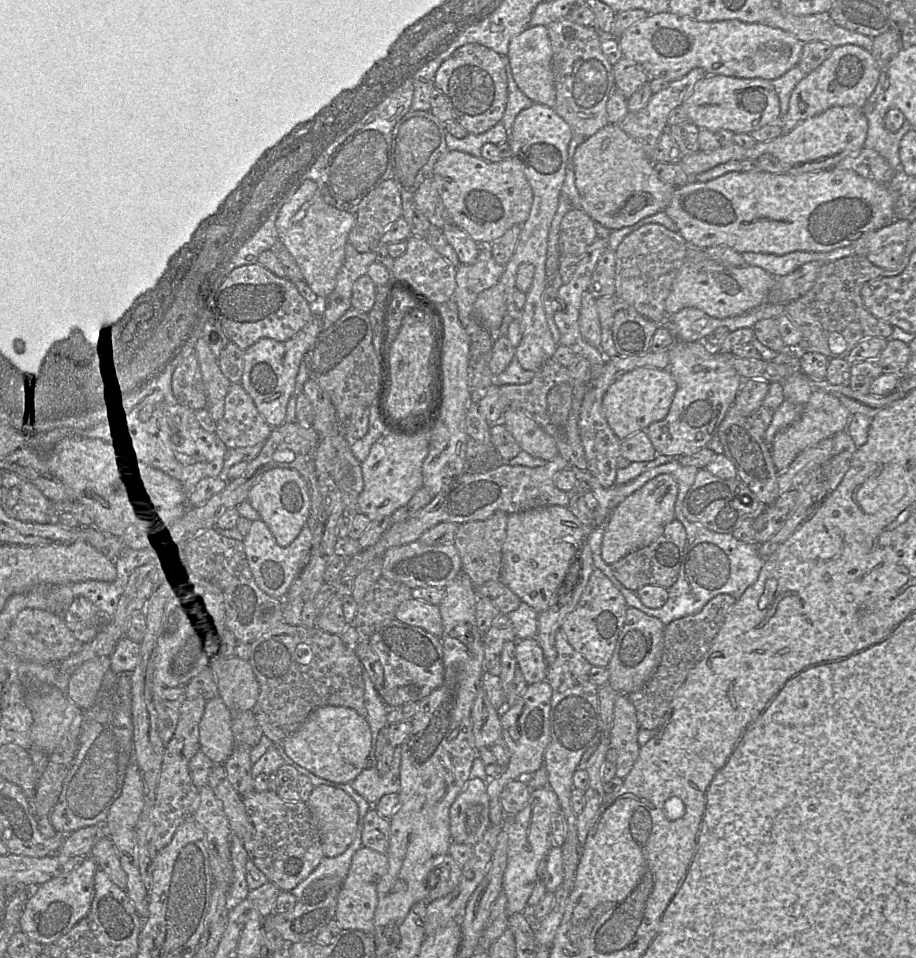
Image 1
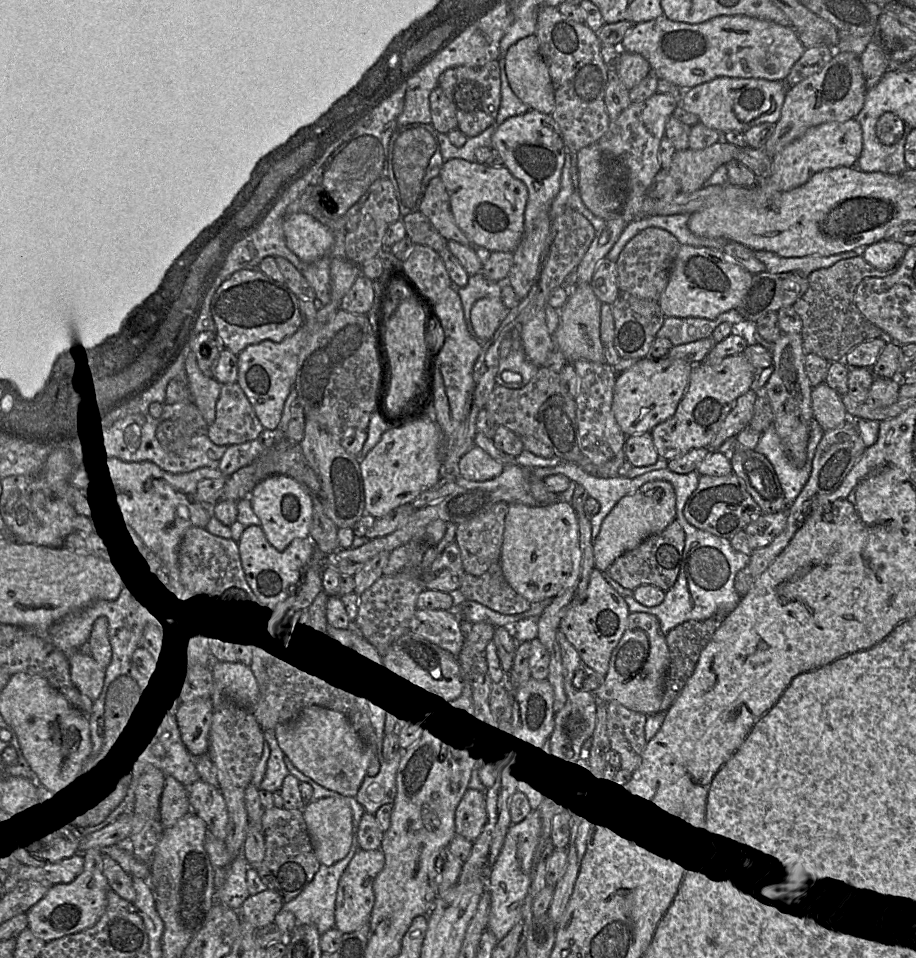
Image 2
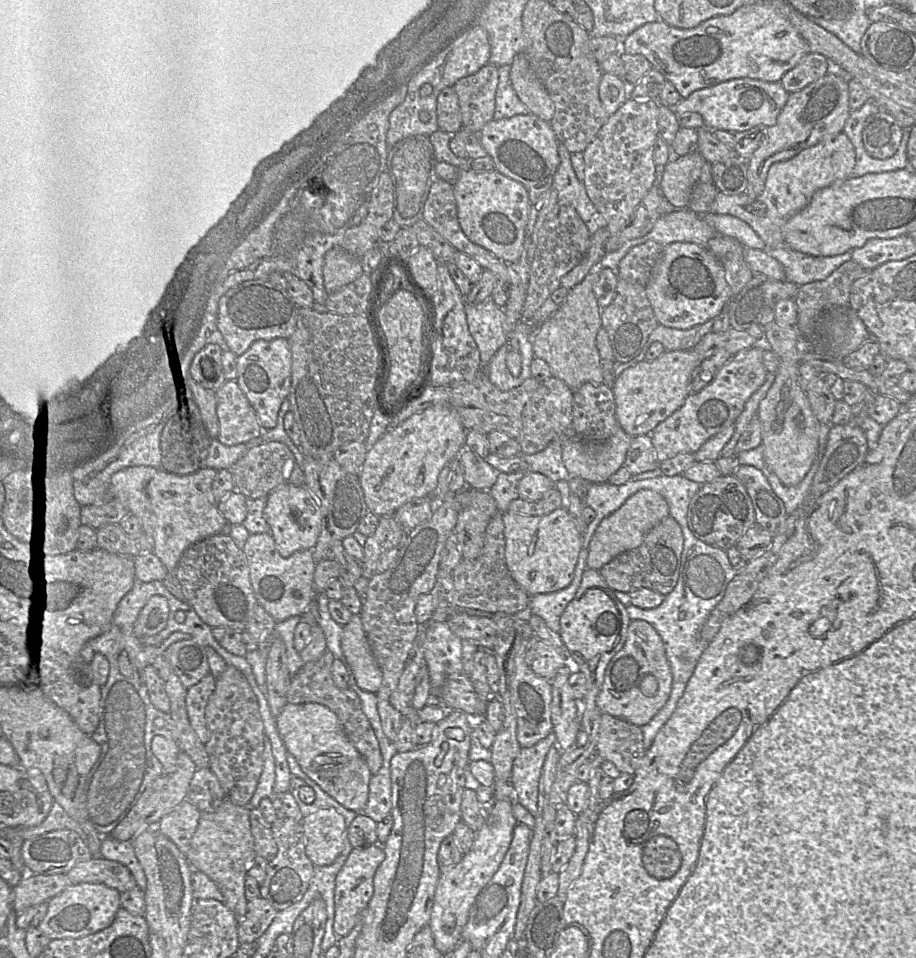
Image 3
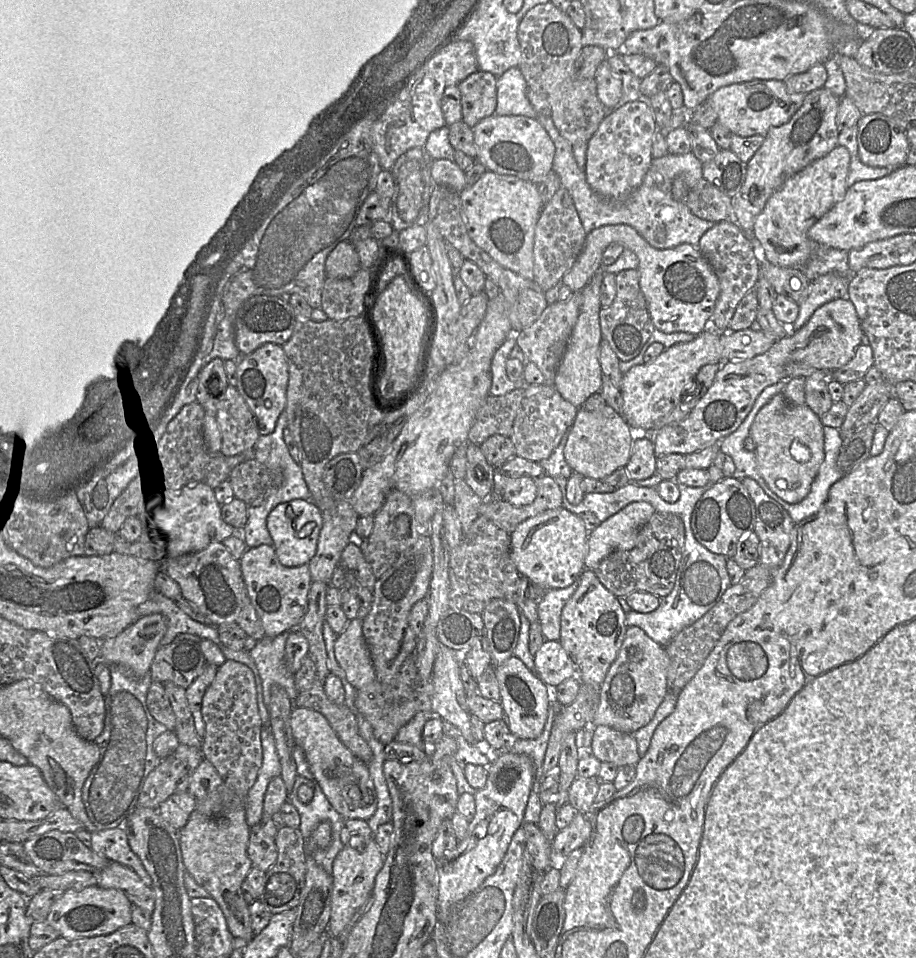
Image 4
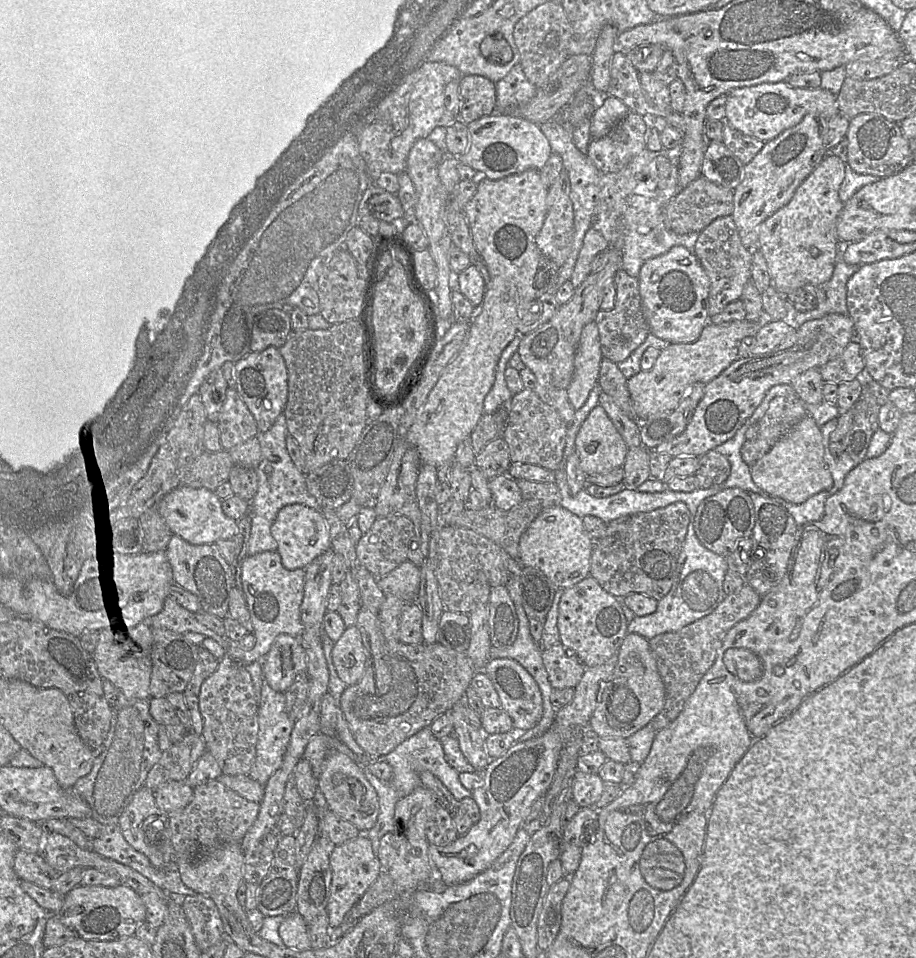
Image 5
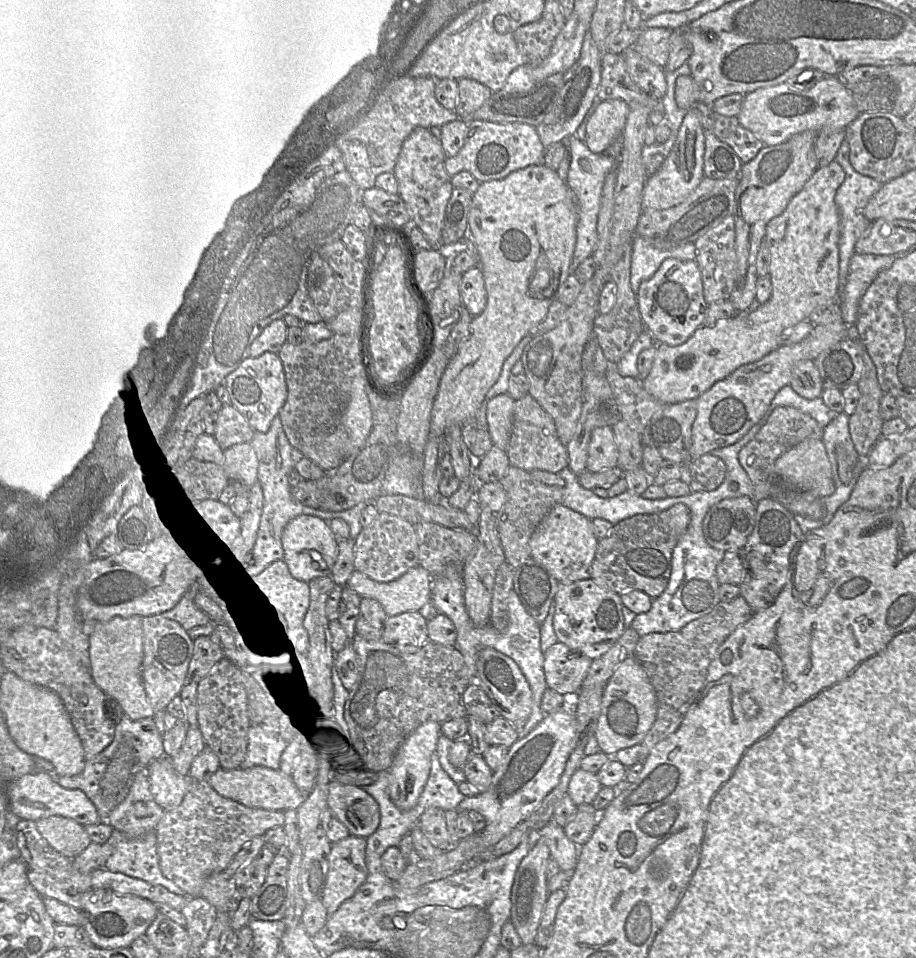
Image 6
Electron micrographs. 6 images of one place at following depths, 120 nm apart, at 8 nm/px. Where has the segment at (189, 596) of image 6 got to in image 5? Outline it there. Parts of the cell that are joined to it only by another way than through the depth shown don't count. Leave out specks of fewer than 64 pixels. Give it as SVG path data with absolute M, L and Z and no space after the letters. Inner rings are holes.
M168 595L164 600L162 610L150 617L150 624L152 627L172 630L180 634L186 631L201 633L217 641L228 654L230 640L200 623L193 612L177 603L172 596Z

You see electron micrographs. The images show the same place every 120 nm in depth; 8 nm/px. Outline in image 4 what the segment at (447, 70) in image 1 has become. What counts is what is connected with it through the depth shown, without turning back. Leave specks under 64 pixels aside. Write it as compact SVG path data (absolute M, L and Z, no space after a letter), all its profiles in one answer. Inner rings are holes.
M478 70L458 85L461 93L462 120L470 127L495 114L497 78L490 72Z

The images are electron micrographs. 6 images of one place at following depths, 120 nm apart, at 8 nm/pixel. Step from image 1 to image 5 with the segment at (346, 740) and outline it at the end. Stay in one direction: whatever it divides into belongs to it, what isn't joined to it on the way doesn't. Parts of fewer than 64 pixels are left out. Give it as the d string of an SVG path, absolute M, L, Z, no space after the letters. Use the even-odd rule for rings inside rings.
M338 751L327 754L318 777L318 790L323 794L327 808L353 824L361 833L366 833L375 825L379 814L377 793L367 780L363 766L347 755Z

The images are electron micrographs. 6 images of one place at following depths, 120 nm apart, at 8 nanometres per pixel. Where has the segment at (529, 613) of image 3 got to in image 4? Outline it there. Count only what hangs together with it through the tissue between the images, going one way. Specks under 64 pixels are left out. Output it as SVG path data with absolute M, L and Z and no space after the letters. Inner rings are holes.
M579 579L566 588L549 589L538 605L538 619L543 637L548 641L559 641L560 618L566 602L579 585Z

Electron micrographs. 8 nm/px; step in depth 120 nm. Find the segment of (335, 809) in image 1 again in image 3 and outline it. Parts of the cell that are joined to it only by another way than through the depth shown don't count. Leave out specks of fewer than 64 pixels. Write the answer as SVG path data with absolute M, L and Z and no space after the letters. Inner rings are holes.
M323 808L302 820L305 852L314 866L332 864L343 850L345 820L334 808Z

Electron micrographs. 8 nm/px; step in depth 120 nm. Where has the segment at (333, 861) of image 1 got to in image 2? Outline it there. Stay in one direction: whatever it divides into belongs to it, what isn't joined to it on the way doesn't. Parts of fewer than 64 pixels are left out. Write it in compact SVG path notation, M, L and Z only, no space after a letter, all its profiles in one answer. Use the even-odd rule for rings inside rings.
M352 834L352 843L347 855L331 866L320 865L312 881L293 900L284 903L281 910L289 911L295 916L295 926L315 925L322 936L326 931L335 927L335 902L339 880L349 862L360 849L357 836Z

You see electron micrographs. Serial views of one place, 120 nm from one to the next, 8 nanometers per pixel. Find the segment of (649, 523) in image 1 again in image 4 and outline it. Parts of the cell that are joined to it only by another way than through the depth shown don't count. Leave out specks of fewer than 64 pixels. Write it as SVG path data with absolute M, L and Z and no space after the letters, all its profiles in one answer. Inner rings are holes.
M648 502L628 504L589 533L585 569L595 569L610 554L636 545L639 529L656 512Z

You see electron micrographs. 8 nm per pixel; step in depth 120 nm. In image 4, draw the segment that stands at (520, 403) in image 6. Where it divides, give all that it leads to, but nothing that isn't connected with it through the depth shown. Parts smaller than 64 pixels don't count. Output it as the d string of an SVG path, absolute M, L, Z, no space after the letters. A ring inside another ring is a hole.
M526 385L510 435L516 456L532 462L549 458L562 436L573 425L577 413L578 408L565 400L554 385Z

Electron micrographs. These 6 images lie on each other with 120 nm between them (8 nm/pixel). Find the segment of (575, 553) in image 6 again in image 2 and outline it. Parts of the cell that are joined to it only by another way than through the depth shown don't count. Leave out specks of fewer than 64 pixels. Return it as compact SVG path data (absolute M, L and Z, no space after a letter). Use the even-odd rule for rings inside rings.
M560 499L545 506L509 504L499 560L504 578L530 603L552 600L568 588L577 543L578 520L571 504Z

